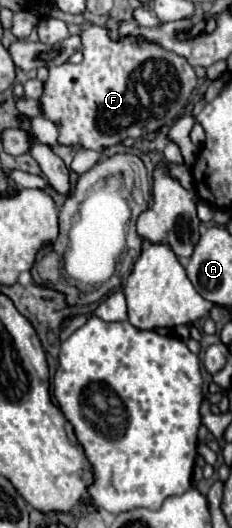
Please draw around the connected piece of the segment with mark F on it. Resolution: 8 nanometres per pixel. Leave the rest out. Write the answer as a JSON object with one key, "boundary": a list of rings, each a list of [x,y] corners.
{"boundary":[[[89,26],[81,32],[83,36],[83,60],[79,64],[61,64],[49,68],[49,78],[45,82],[45,92],[41,96],[41,110],[43,114],[59,124],[59,144],[75,146],[81,144],[89,150],[109,148],[119,144],[125,138],[139,138],[149,132],[159,130],[167,122],[171,122],[189,102],[191,92],[197,86],[197,76],[193,66],[185,62],[185,58],[177,54],[169,54],[159,46],[137,42],[137,40],[123,40],[113,42],[109,40],[103,26]]]}

